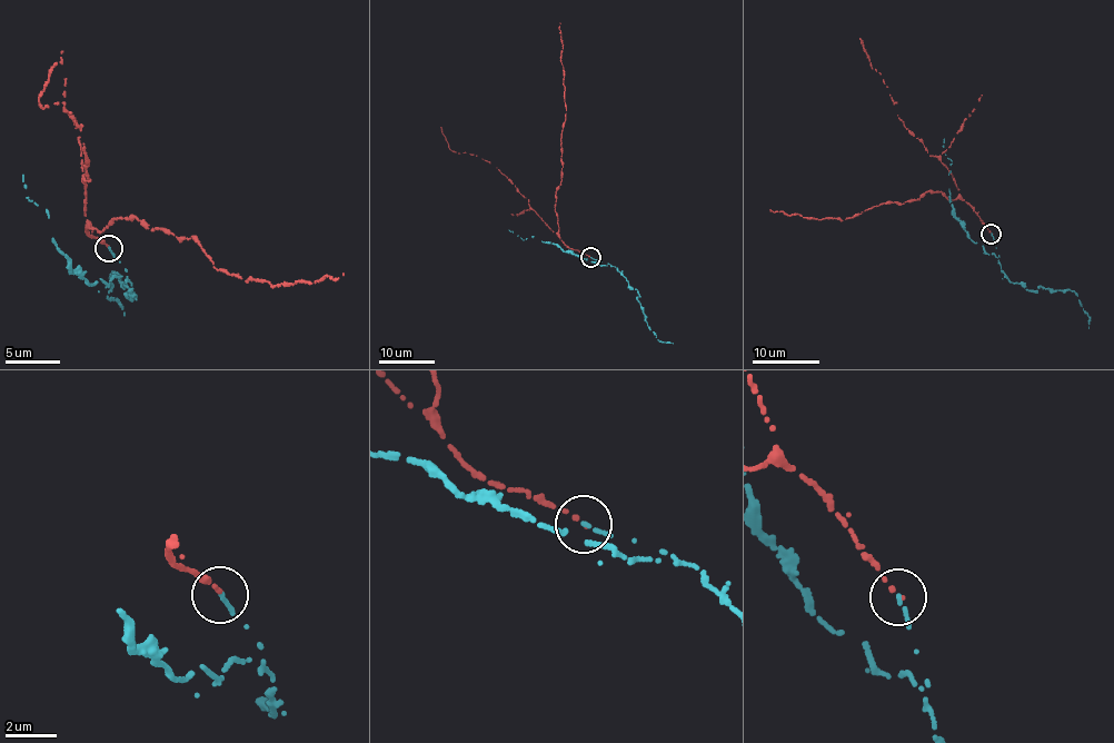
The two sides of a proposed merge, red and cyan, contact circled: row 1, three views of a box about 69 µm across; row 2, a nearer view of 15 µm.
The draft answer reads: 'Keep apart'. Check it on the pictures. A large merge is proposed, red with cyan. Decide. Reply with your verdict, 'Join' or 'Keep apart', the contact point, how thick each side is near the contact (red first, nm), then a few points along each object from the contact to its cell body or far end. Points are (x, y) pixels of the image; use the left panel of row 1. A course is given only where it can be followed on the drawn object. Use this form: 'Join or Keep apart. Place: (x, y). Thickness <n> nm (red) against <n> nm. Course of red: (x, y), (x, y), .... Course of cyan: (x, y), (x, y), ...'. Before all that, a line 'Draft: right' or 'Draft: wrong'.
Draft: right
Keep apart. Place: (108, 248). Thickness 140 nm (red) against 150 nm. Course of red: (110, 247), (86, 228), (136, 217), (195, 239), (217, 270), (247, 280), (344, 273). Course of cyan: (108, 247), (135, 294), (112, 271), (107, 297), (123, 316)

